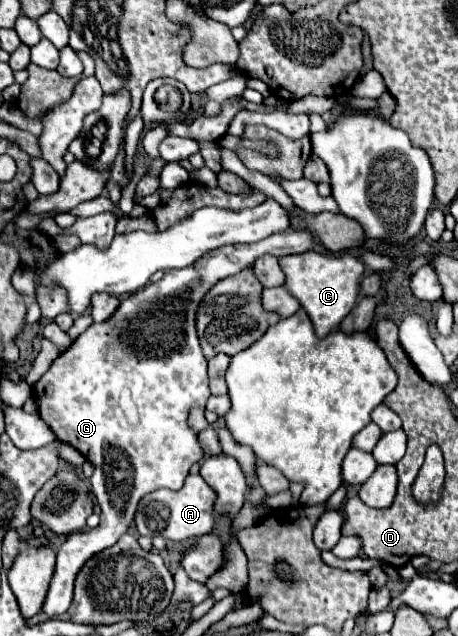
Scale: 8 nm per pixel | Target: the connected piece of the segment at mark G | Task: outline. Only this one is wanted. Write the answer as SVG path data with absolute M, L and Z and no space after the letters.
M290 229L248 245L222 245L220 249L214 249L212 253L200 257L194 267L190 265L184 269L166 271L158 283L148 283L144 289L122 299L116 313L108 321L92 323L62 355L54 359L48 371L32 387L32 397L38 403L38 413L42 421L54 431L56 439L78 449L94 465L90 485L96 503L100 505L100 525L68 535L58 549L56 571L50 581L46 601L42 605L42 613L46 613L48 619L56 619L58 615L66 613L72 601L76 573L94 553L112 547L120 539L120 535L128 531L130 523L134 521L138 501L146 493L152 493L160 487L180 489L184 485L188 469L204 457L196 433L186 423L190 409L206 407L206 401L210 397L206 357L200 349L196 333L196 309L200 307L200 299L204 299L204 295L220 279L252 267L254 261L262 255L284 257L290 253L308 251L312 247L310 239L312 235L308 235L306 231Z

